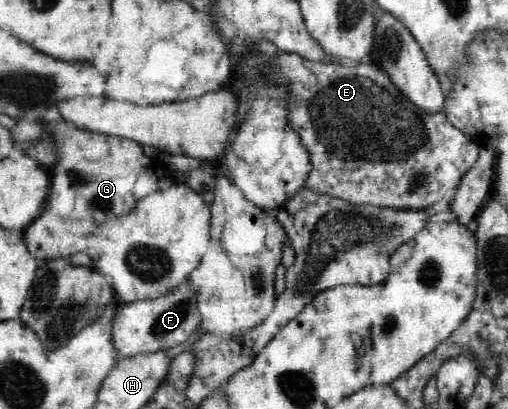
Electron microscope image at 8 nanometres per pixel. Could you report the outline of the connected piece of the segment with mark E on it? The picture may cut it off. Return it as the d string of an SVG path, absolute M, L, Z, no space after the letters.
M278 51L273 61L265 64L266 81L272 81L276 85L286 85L287 100L289 103L285 106L287 110L288 124L298 136L302 138L301 143L310 155L311 169L307 174L305 187L316 194L329 194L333 197L342 198L350 203L366 203L377 207L392 207L399 209L426 209L450 192L454 192L462 180L462 176L476 164L480 156L480 143L473 140L462 129L455 127L449 120L444 111L432 114L428 113L416 104L412 103L398 87L396 87L389 75L383 69L380 69L375 63L370 61L358 62L358 64L348 64L342 62L314 62L304 58L300 54Z

